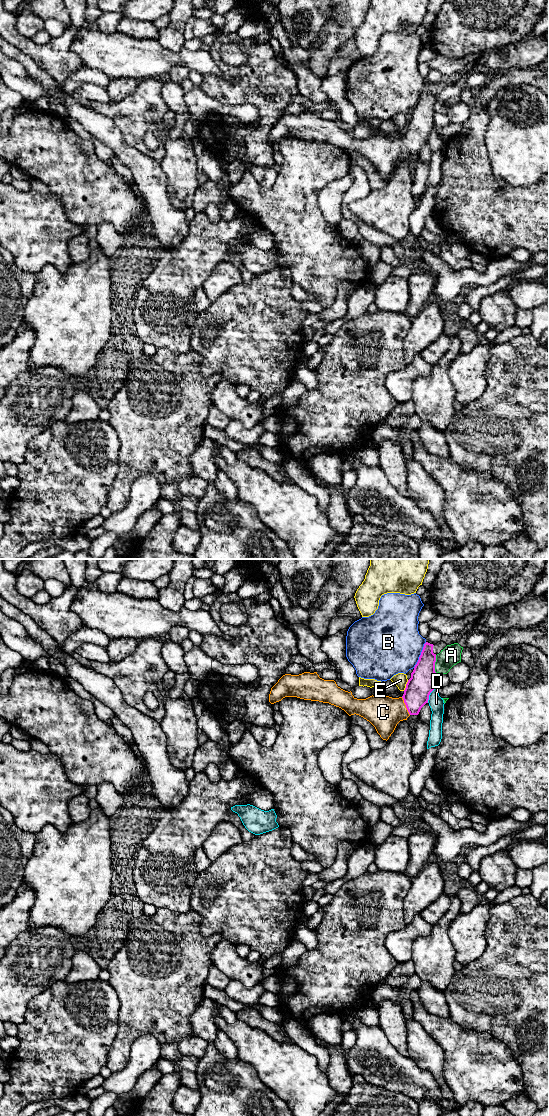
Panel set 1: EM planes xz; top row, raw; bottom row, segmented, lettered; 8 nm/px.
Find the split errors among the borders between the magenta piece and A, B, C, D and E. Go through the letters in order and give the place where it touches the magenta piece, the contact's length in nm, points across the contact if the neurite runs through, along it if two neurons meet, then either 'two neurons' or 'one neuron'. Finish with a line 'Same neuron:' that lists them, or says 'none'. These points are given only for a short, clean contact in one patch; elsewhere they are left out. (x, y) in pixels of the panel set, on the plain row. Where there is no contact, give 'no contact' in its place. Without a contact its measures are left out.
A: xz (434, 104) | 140 nm | two neurons
B: xz (420, 95) | 240 nm | along xz (426, 82), (417, 103), (413, 107) | two neurons
C: xz (406, 146) | 160 nm | across xz (418, 128), (415, 137), (406, 146), (383, 152) | one neuron
D: xz (429, 134) | 140 nm | two neurons
E: xz (406, 125) | 100 nm | two neurons
Same neuron: C

